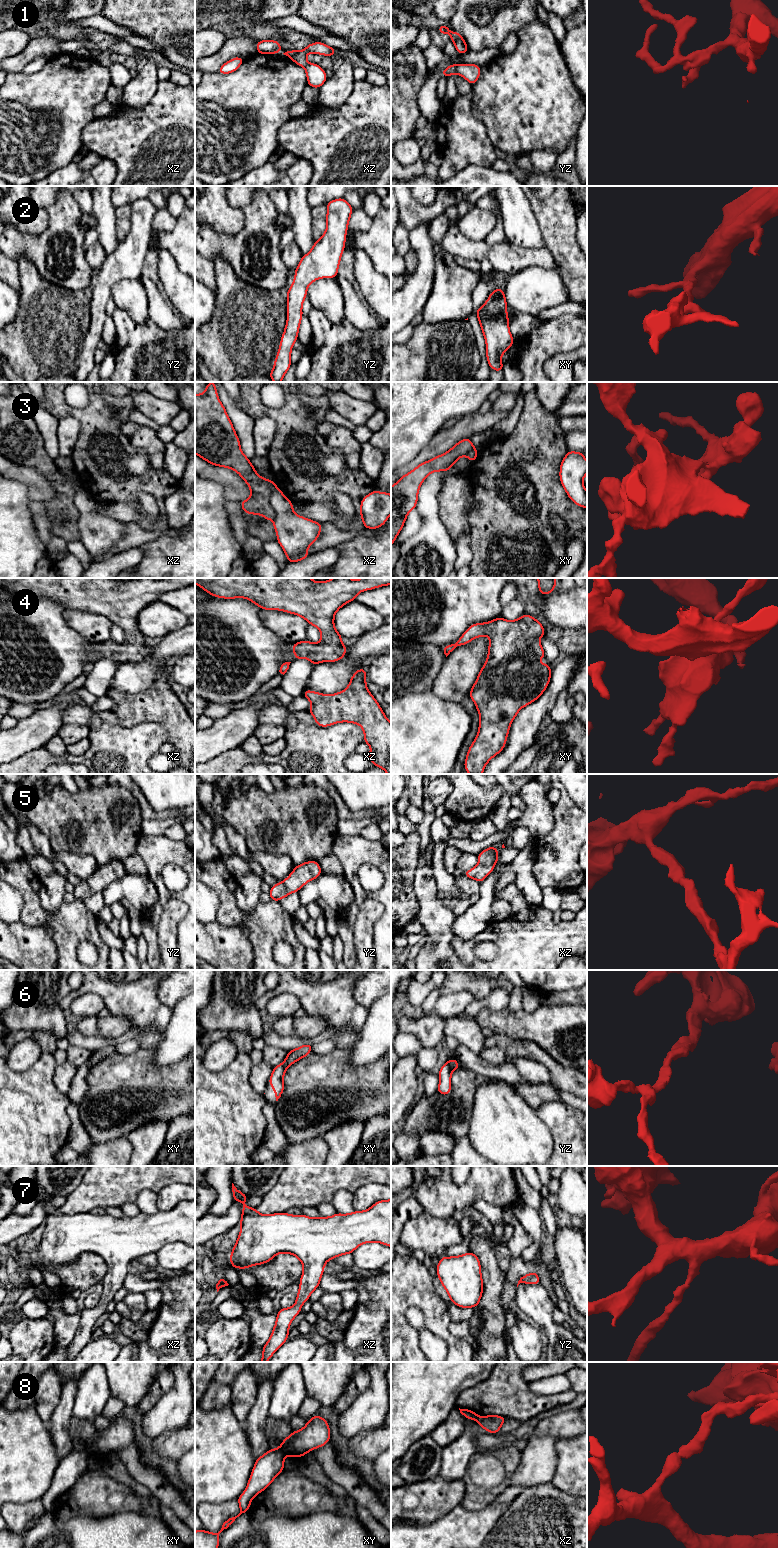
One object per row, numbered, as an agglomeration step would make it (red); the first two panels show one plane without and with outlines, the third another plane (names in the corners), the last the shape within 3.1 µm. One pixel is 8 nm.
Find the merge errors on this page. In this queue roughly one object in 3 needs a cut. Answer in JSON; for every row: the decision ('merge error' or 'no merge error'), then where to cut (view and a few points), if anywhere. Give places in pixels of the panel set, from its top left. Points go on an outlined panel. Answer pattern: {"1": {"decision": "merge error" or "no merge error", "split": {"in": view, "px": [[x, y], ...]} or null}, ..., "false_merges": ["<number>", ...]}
{"1": {"decision": "merge error", "split": {"in": "xz", "px": [[297, 51], [291, 59]]}}, "2": {"decision": "no merge error", "split": null}, "3": {"decision": "merge error", "split": {"in": "xz", "px": [[277, 488], [270, 497], [270, 506], [273, 512]]}}, "4": {"decision": "no merge error", "split": null}, "5": {"decision": "no merge error", "split": null}, "6": {"decision": "no merge error", "split": null}, "7": {"decision": "no merge error", "split": null}, "8": {"decision": "merge error", "split": {"in": "xy", "px": [[280, 1447], [286, 1454]]}}, "false_merges": ["1", "3", "8"]}

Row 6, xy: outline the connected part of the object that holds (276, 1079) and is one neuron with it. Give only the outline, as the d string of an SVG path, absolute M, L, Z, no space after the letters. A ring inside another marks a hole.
M308 1043L296 1049L288 1051L287 1057L285 1058L284 1062L273 1067L273 1071L268 1084L274 1088L276 1101L278 1101L284 1091L283 1079L286 1070L296 1061L309 1055L312 1051L312 1045L313 1044Z

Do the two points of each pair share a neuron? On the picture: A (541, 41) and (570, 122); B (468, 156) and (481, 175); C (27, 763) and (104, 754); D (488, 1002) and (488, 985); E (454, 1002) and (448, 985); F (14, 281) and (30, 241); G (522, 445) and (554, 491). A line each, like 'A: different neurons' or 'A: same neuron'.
A: same neuron
B: different neurons
C: same neuron
D: different neurons
E: different neurons
F: different neurons
G: same neuron

